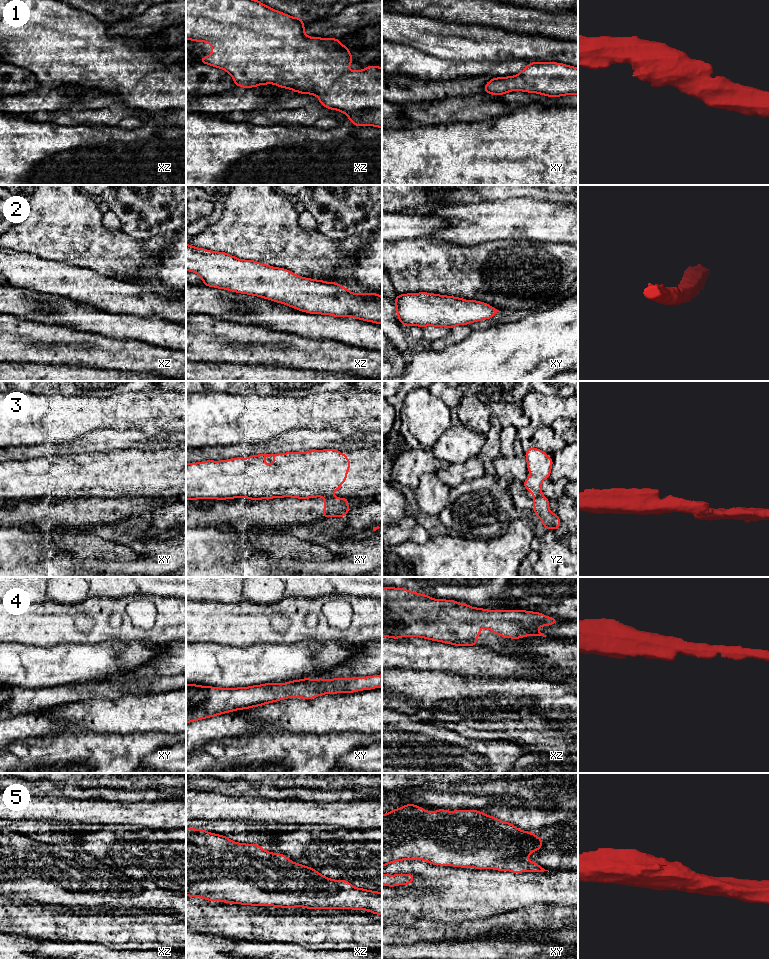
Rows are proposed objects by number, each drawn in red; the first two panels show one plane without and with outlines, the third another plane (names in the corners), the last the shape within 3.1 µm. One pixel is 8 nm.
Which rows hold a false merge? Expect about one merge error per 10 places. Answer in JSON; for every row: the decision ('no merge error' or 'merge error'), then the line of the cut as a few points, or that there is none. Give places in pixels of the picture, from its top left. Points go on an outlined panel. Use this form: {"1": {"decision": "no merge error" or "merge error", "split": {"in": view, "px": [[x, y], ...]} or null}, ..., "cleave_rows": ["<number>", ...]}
{"1": {"decision": "no merge error", "split": null}, "2": {"decision": "no merge error", "split": null}, "3": {"decision": "merge error", "split": {"in": "xy", "px": [[333, 496], [325, 498]]}}, "4": {"decision": "no merge error", "split": null}, "5": {"decision": "no merge error", "split": null}, "cleave_rows": ["3"]}

